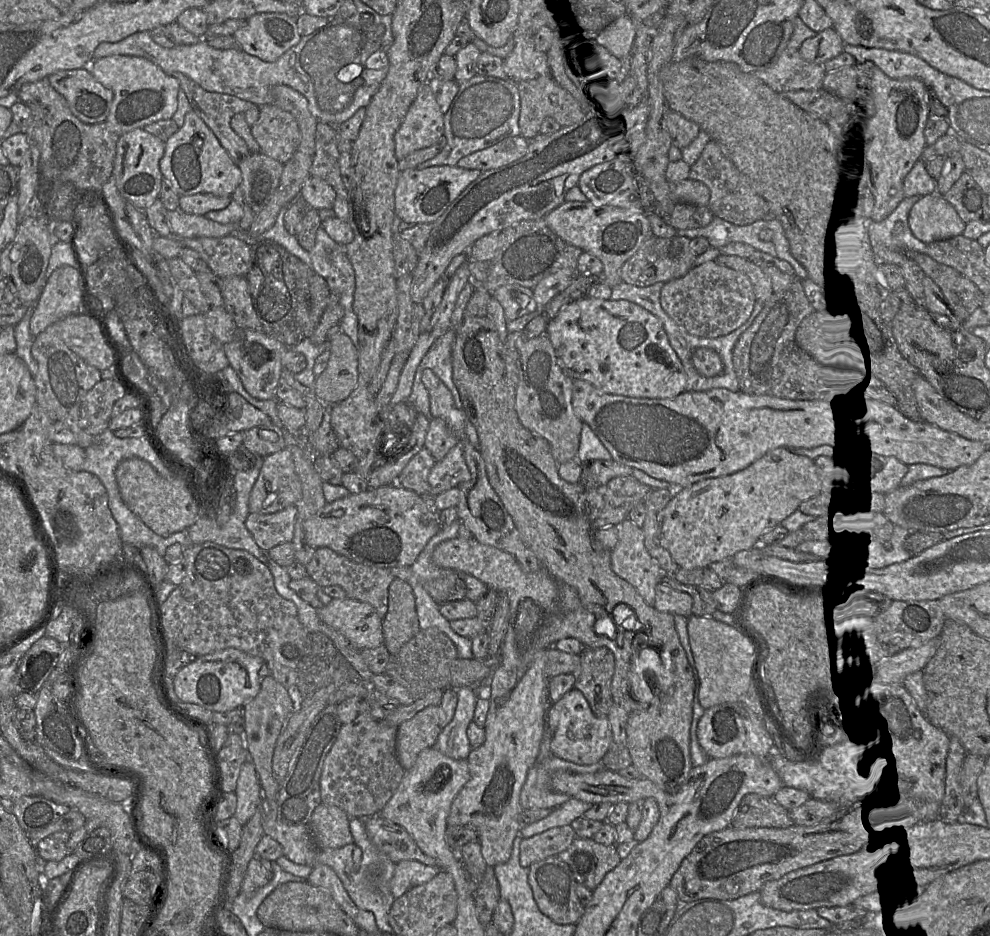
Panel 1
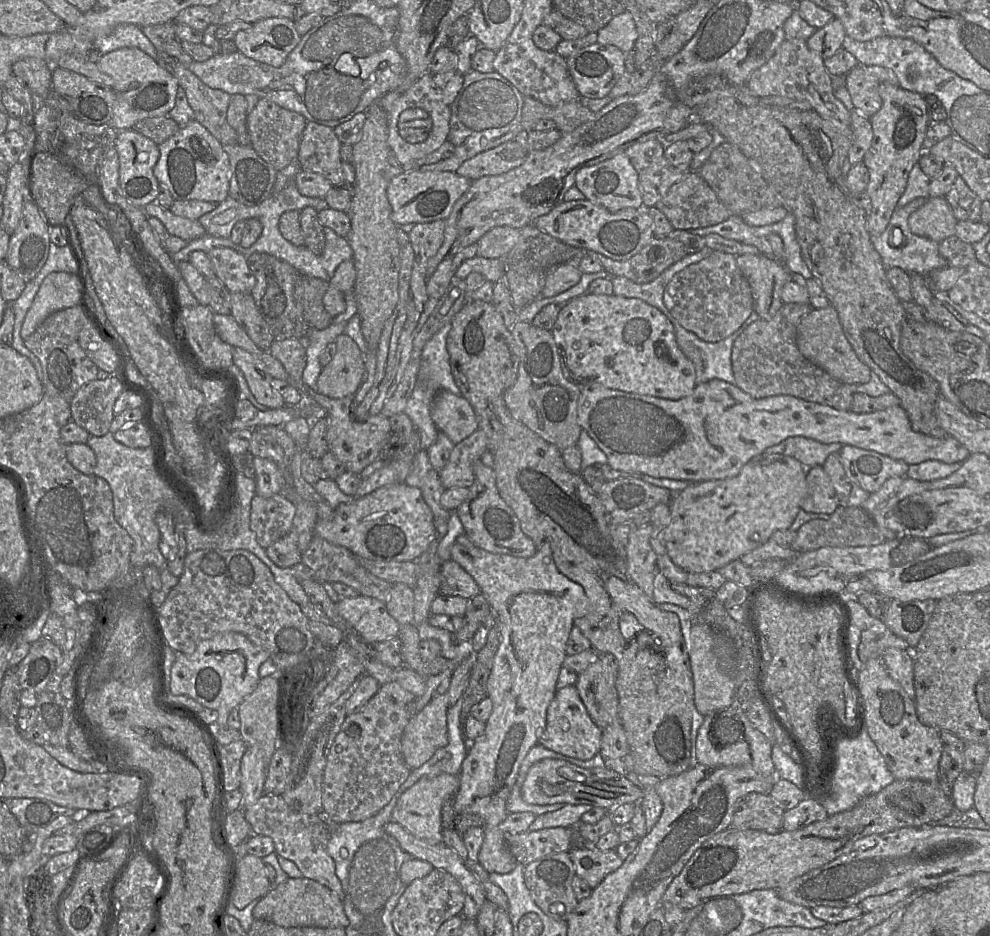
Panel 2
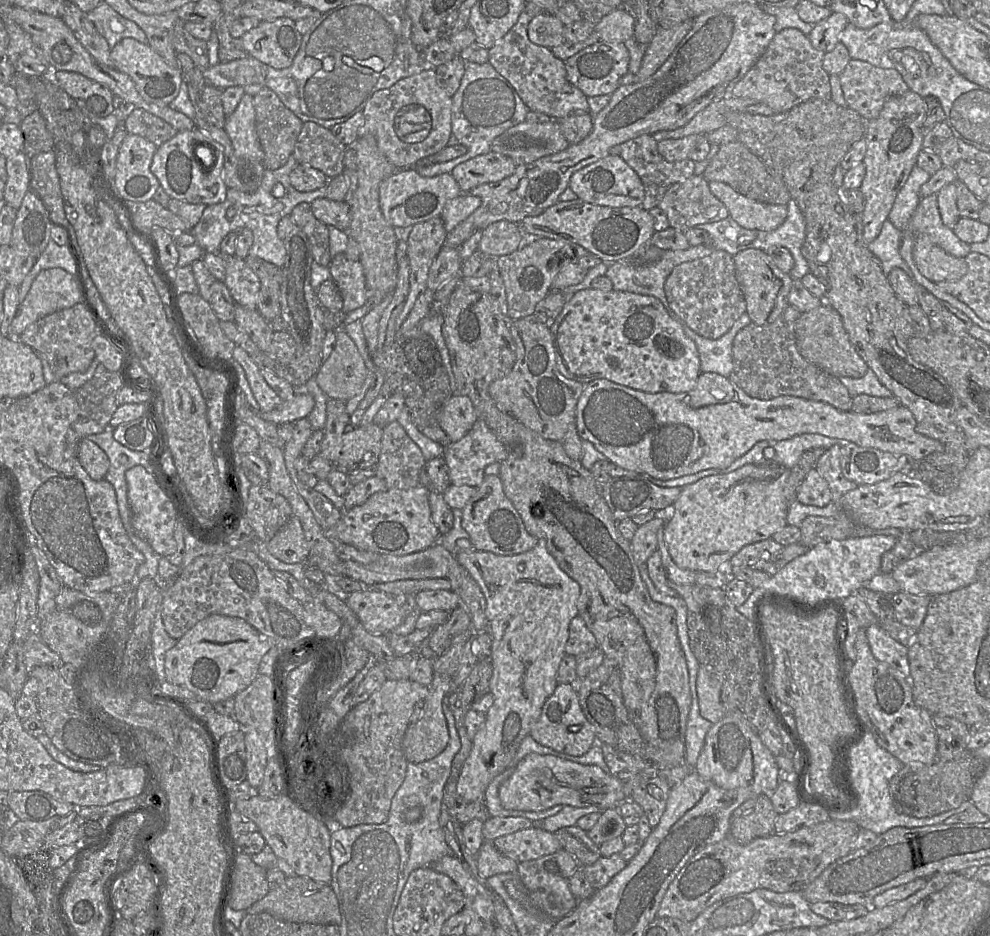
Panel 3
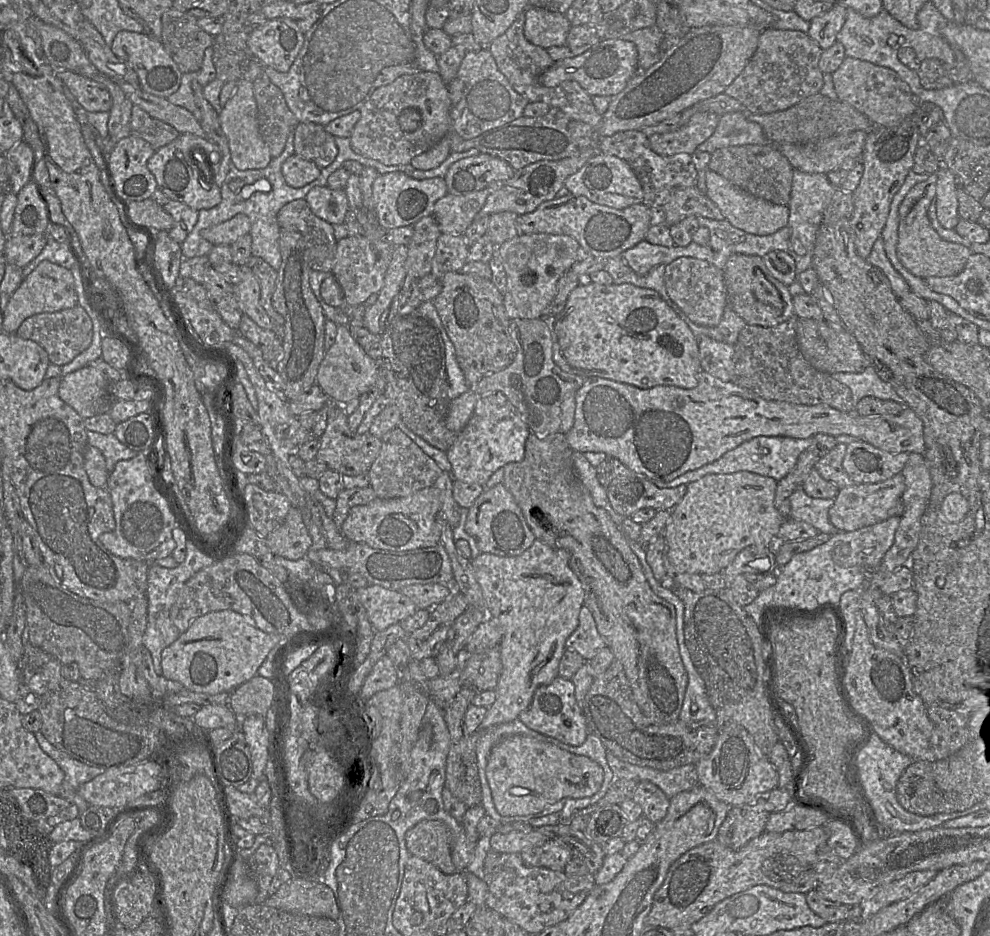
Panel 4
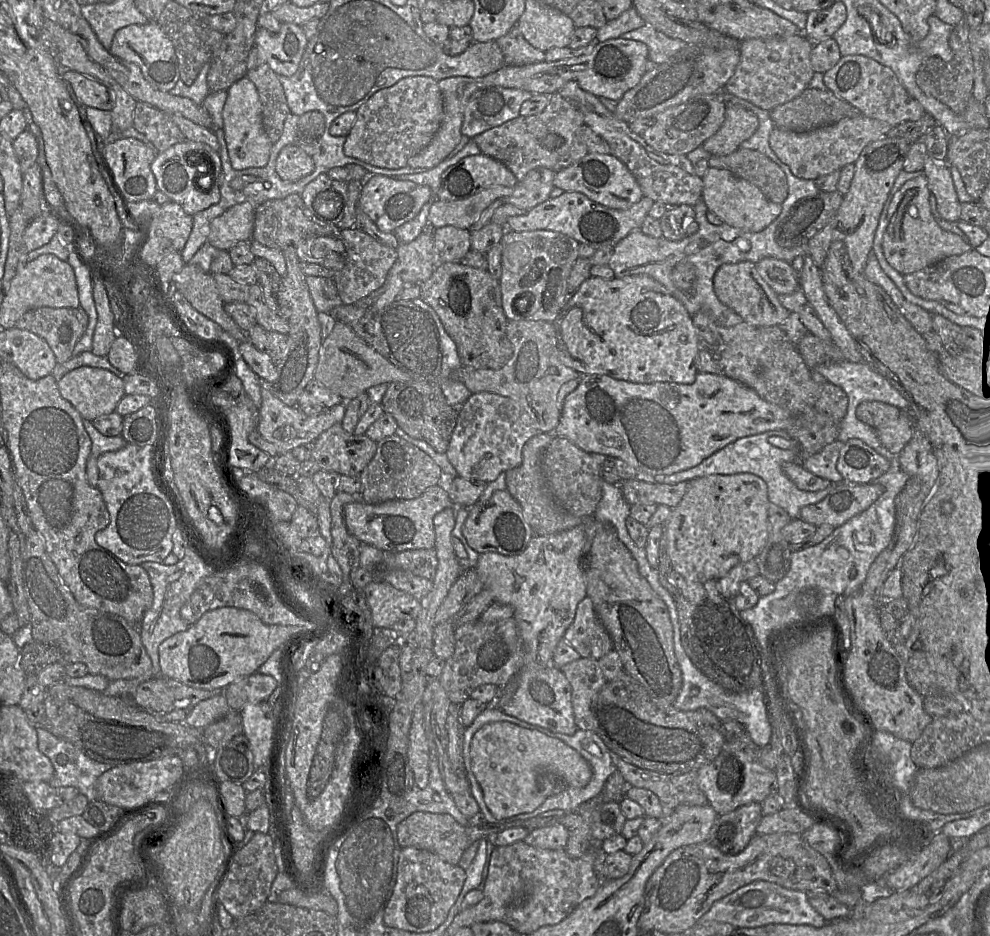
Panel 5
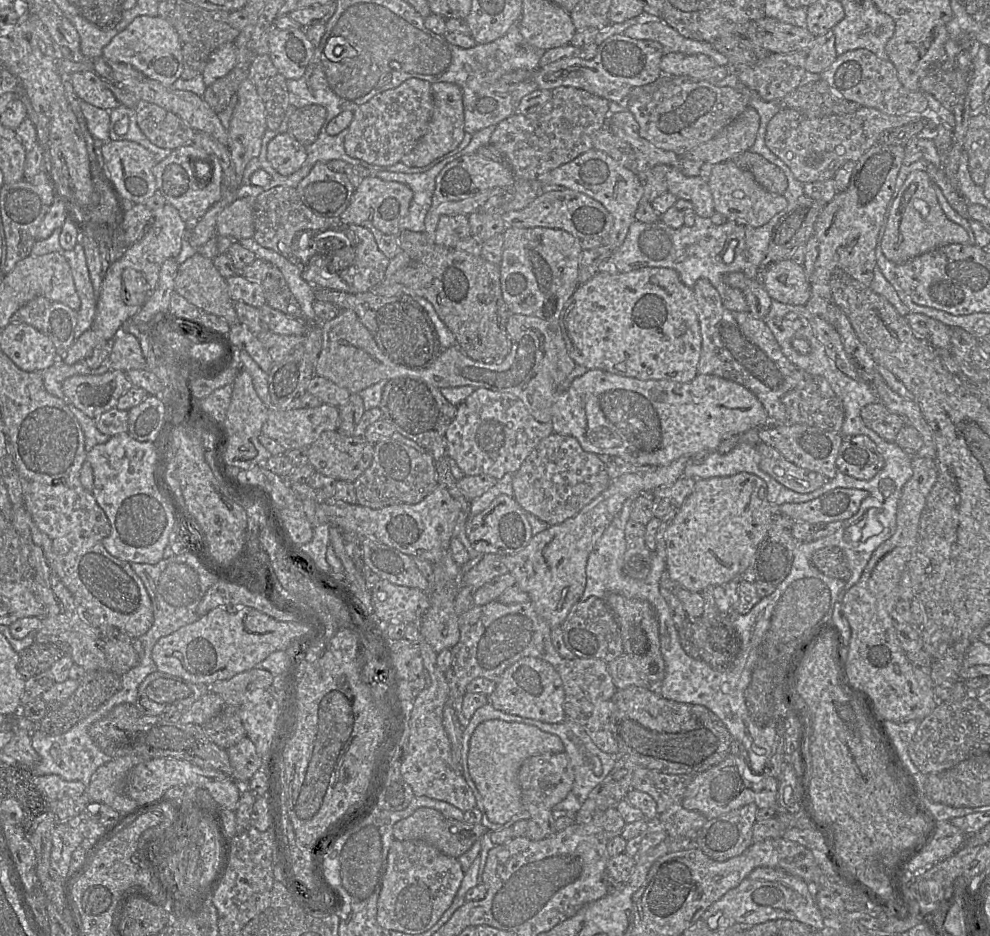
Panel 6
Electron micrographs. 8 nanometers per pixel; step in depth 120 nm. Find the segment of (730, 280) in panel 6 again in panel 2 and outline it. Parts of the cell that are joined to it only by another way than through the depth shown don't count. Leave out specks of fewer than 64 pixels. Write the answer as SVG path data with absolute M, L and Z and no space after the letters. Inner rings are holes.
M743 254L736 256L736 264L751 287L753 311L758 314L759 318L771 320L783 305L781 292L791 272L788 271L782 262L762 254Z

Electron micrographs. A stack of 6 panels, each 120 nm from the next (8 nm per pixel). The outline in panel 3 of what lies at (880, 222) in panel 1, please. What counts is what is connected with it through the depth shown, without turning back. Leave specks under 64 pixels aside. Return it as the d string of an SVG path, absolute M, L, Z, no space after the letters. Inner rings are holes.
M937 194L921 198L910 221L910 231L925 234L930 240L954 257L966 258L971 252L969 244L961 241L953 229L945 226L941 220ZM887 219L882 226L880 234L868 244L868 249L880 261L885 275L888 275L894 268L900 268L912 279L912 272L899 253L900 242L901 232Z

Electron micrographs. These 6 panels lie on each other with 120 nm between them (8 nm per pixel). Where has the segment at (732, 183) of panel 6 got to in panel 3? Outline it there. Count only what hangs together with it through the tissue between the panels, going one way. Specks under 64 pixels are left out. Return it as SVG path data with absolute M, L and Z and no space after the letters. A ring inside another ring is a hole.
M709 182L709 189L725 205L729 217L743 228L769 232L782 225L787 217L787 205L757 202L722 182Z

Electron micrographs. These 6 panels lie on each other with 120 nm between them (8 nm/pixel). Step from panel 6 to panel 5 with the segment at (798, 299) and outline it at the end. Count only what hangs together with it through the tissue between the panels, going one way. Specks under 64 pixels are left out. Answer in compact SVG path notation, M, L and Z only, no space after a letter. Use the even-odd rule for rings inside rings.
M766 257L756 263L756 268L777 295L791 294L800 288L799 274L787 261Z

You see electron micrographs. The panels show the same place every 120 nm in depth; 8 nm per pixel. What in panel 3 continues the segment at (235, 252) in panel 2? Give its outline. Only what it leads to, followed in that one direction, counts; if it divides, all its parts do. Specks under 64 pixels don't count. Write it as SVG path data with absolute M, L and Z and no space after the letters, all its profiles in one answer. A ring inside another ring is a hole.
M222 255L226 278L224 284L234 299L236 305L257 310L258 292L260 279L246 264L244 259L236 255Z

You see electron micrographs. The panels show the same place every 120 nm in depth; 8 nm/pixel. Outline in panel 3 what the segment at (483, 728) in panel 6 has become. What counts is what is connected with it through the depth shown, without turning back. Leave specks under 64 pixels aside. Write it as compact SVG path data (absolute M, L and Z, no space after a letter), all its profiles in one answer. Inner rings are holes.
M530 753L519 761L512 775L499 787L498 796L501 805L507 810L543 811L555 805L573 807L597 806L600 810L617 807L625 801L623 782L617 777L606 773L597 765L584 765L555 755Z

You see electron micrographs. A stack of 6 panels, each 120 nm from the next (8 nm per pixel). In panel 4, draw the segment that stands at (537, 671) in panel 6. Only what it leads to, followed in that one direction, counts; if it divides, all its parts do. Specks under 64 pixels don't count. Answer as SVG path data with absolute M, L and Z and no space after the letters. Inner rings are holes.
M559 675L535 690L529 707L520 713L518 719L528 728L572 746L582 745L589 734L585 715L575 698L573 682Z

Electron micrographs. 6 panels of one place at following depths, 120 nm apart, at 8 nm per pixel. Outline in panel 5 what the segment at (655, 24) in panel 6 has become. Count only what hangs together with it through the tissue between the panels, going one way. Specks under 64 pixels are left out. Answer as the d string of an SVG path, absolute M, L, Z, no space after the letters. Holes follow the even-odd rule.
M646 24L636 30L624 33L620 38L644 43L648 47L649 61L656 64L666 62L673 55L688 45L680 39L668 37L649 24Z

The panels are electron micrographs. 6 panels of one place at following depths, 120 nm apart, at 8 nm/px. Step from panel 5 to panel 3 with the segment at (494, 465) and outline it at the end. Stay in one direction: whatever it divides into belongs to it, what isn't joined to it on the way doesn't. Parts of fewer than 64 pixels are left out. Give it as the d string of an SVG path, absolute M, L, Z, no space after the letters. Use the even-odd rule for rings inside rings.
M478 418L464 437L445 447L443 457L448 466L451 485L479 487L483 482L486 467L494 462L501 463L509 453L509 448L497 439L483 420Z

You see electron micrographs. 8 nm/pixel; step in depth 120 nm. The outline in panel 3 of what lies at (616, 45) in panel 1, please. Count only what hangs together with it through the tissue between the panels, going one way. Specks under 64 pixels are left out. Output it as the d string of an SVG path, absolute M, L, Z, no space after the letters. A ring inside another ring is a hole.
M622 7L615 8L595 25L595 32L602 41L624 43L634 37L634 19Z

